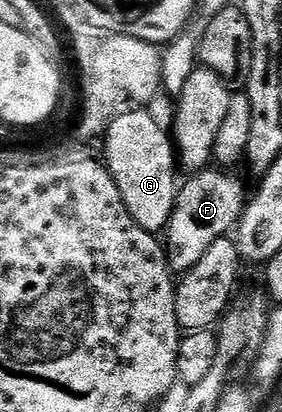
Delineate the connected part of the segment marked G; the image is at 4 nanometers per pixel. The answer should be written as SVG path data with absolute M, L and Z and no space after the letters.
M137 108L120 114L108 125L108 131L102 135L102 161L114 184L118 184L118 192L122 192L126 212L134 216L134 224L146 228L146 232L159 235L167 231L168 221L174 212L178 189L178 155L173 135L169 131L167 134L160 127L159 120L148 112L147 109Z

